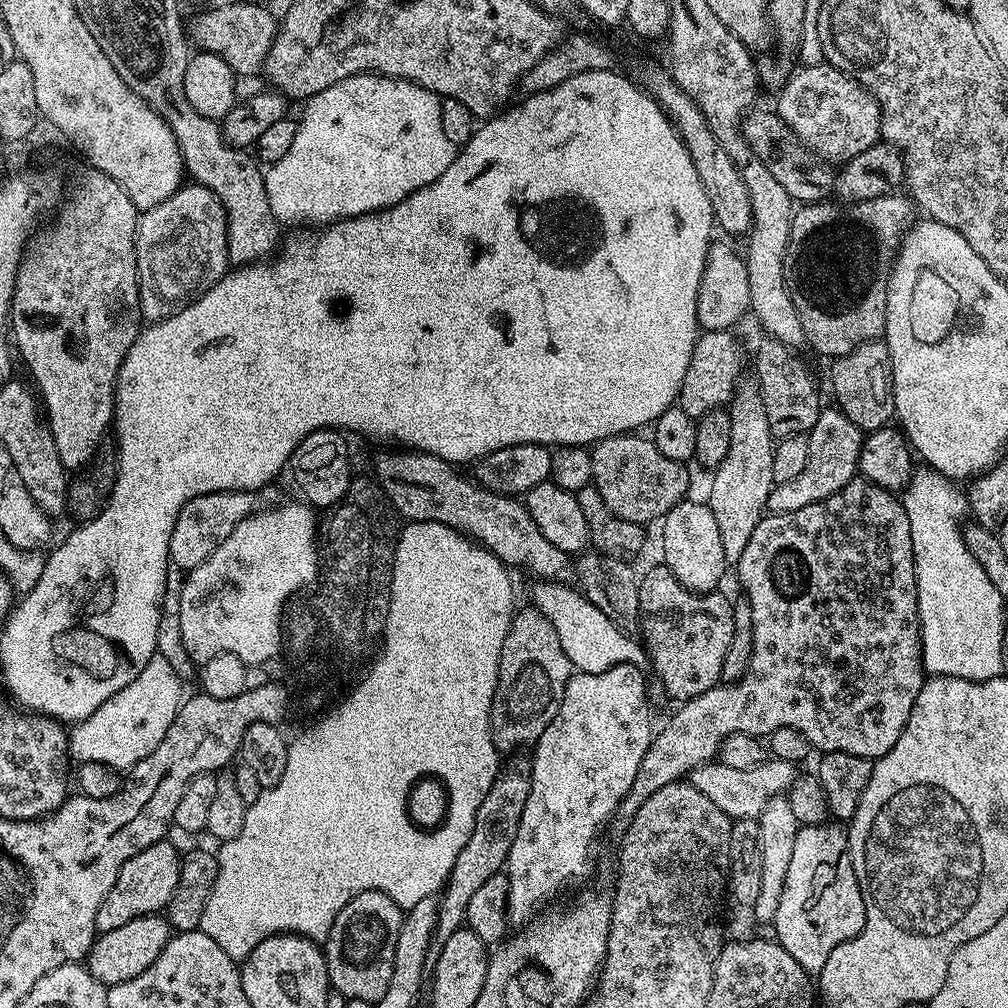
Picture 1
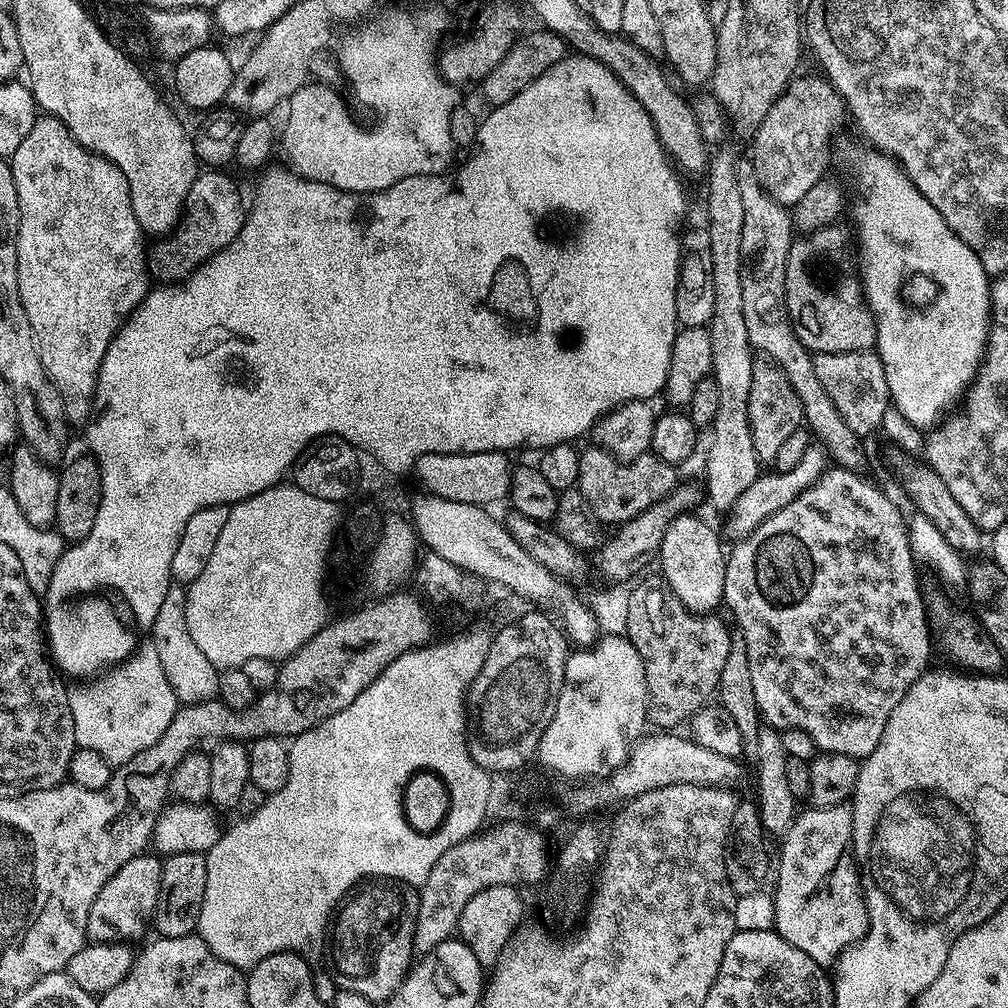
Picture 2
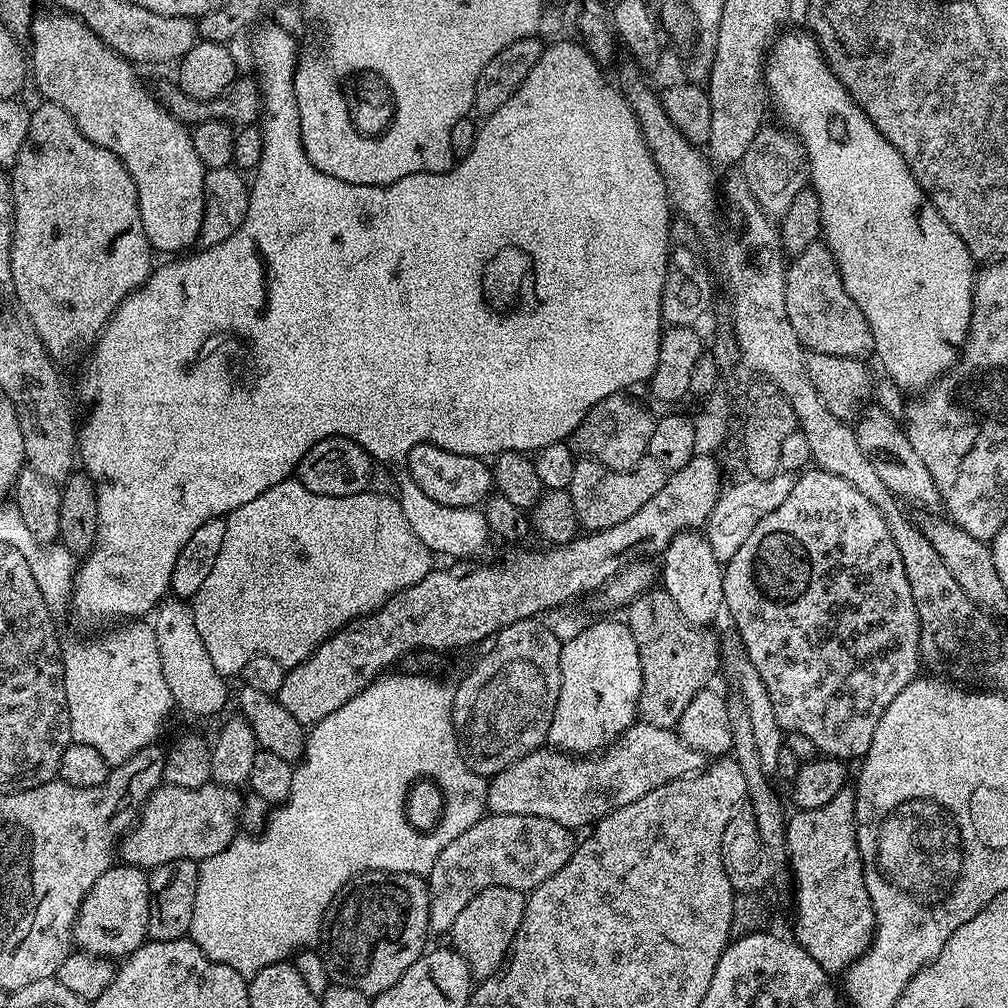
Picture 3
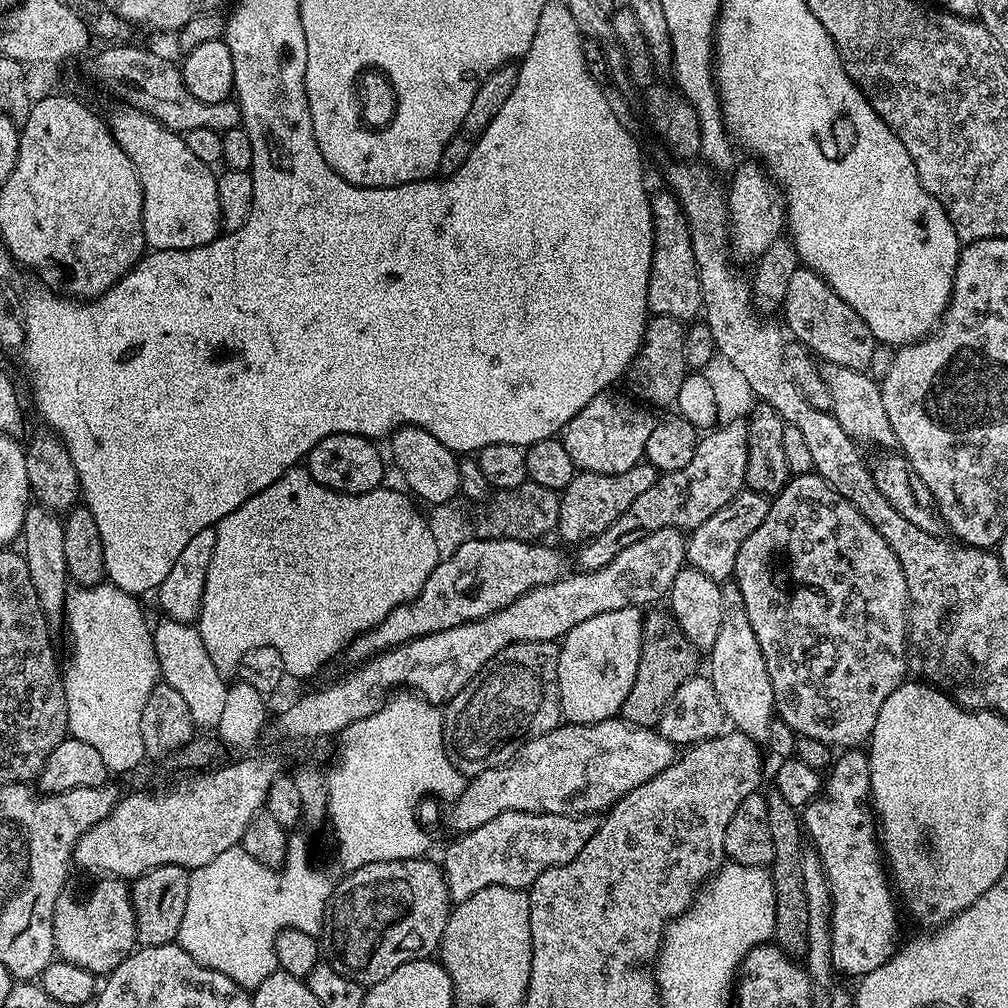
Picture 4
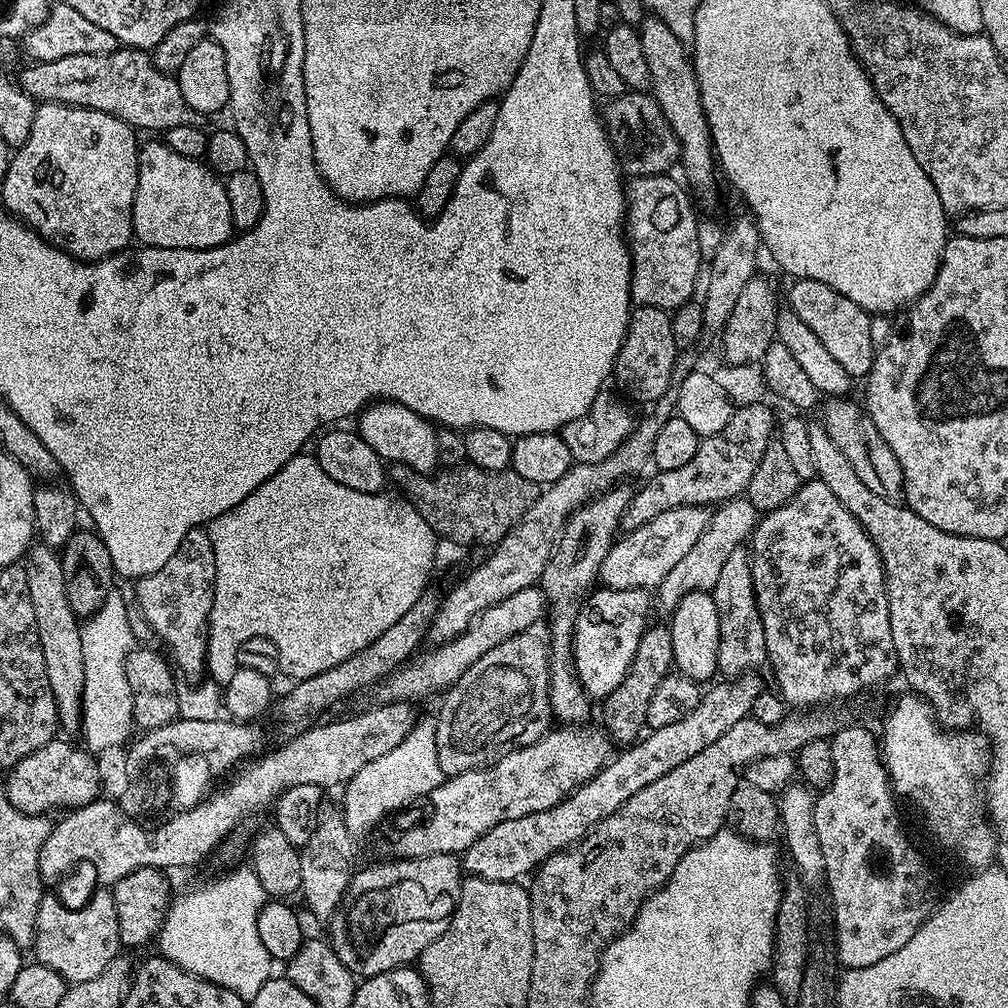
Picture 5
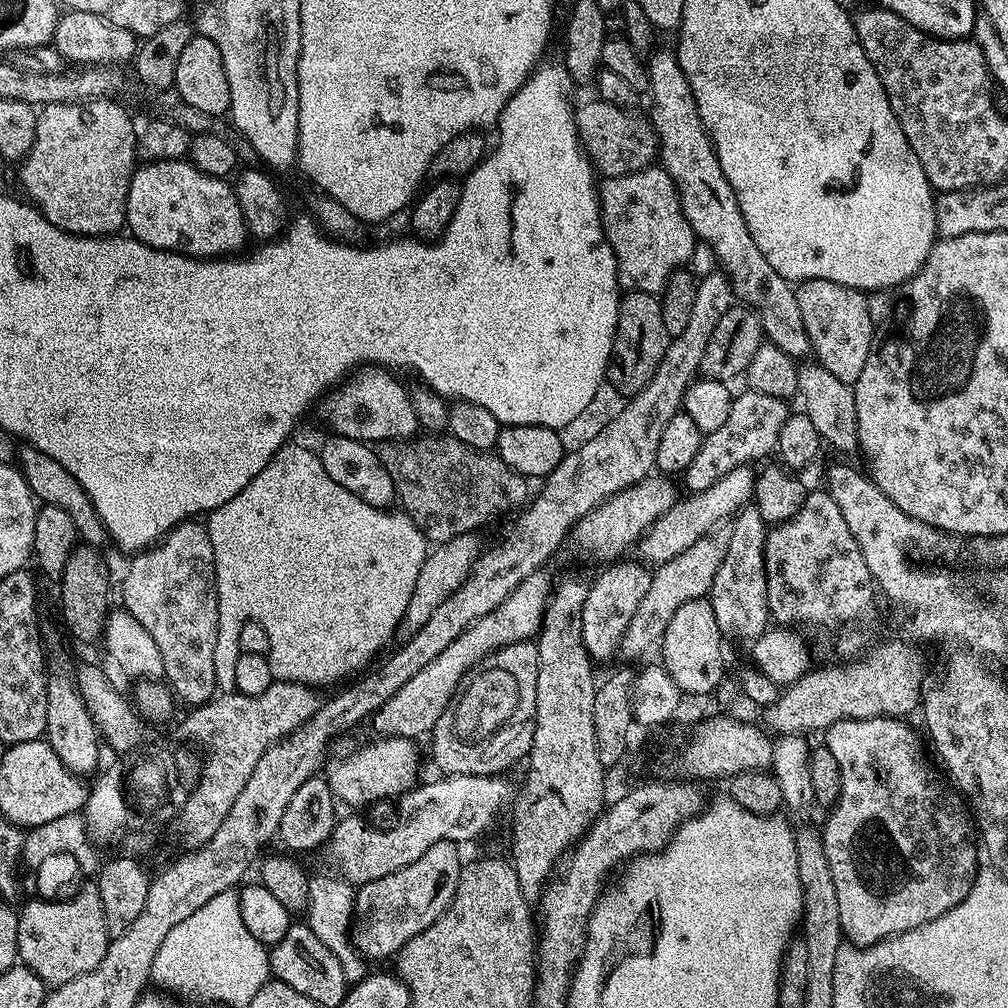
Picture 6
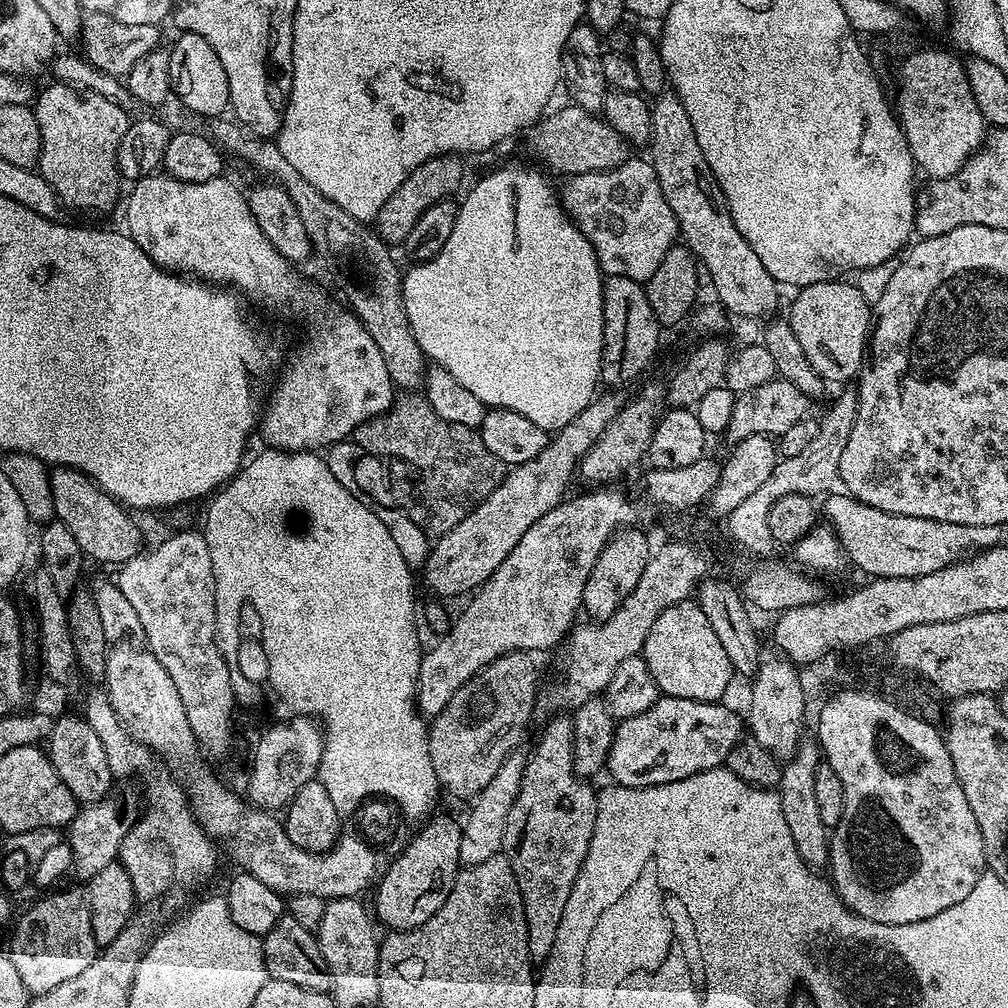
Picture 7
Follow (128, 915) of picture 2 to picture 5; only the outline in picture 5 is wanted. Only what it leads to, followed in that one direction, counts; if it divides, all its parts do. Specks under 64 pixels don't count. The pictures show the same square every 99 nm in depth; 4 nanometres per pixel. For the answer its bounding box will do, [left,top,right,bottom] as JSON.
[35,887,122,985]

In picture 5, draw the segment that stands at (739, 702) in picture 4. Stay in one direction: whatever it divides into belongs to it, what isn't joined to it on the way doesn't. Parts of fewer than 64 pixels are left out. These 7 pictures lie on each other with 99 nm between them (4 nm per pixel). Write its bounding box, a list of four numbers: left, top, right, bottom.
[712,546,768,678]

